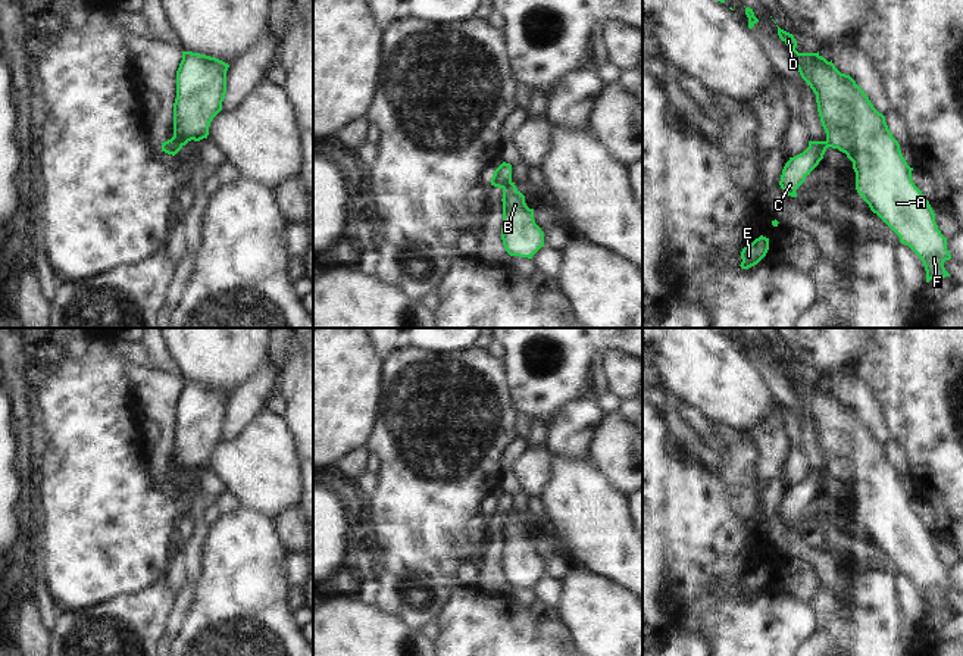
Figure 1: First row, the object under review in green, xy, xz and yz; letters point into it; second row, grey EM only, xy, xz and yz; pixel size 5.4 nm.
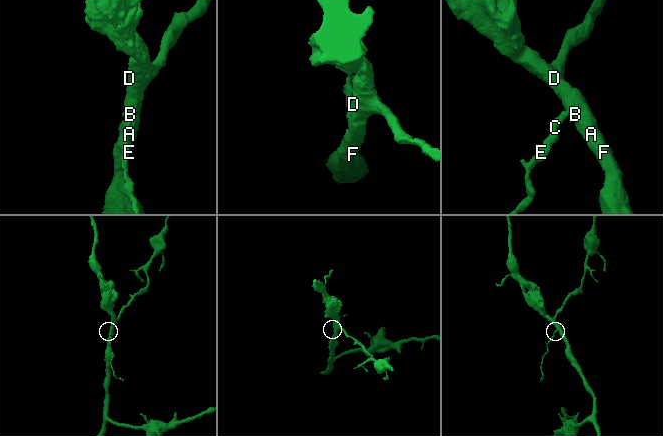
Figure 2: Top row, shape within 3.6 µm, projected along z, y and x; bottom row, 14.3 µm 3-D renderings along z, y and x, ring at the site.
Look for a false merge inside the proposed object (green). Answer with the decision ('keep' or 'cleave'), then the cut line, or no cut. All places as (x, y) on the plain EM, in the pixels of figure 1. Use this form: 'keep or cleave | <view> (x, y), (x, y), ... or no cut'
cleave | xy (174, 465), (183, 474)

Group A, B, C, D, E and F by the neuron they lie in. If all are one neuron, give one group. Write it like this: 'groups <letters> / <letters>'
groups A B D F / C E

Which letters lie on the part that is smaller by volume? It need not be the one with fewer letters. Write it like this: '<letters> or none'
C, E

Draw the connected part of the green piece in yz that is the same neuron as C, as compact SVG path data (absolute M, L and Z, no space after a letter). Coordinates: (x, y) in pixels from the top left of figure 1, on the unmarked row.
M809 471L809 477L785 493L779 515L791 527L797 527L795 519L804 512L806 506L819 494L828 478L826 471Z

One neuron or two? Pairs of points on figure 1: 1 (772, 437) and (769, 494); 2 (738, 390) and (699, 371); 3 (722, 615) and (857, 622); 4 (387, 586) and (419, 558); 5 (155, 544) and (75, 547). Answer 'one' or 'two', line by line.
1: one
2: one
3: two
4: two
5: one

